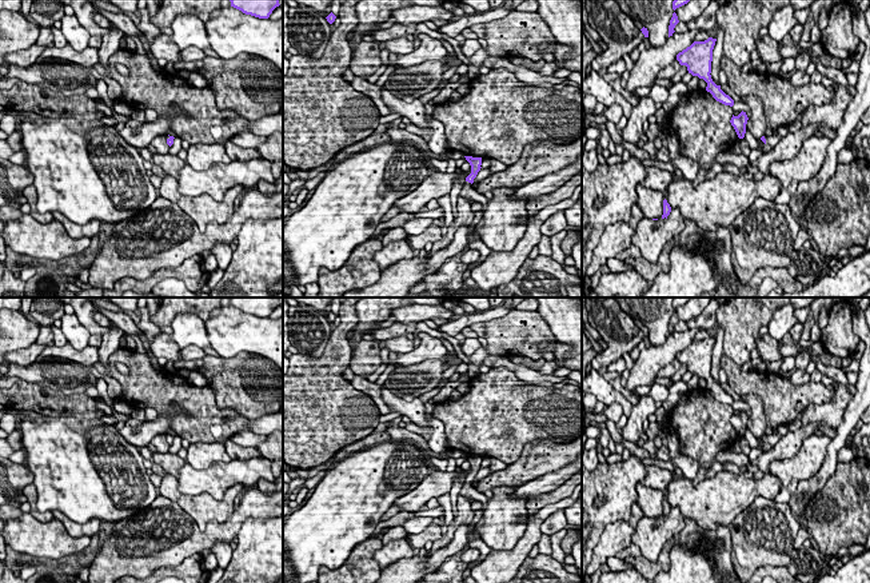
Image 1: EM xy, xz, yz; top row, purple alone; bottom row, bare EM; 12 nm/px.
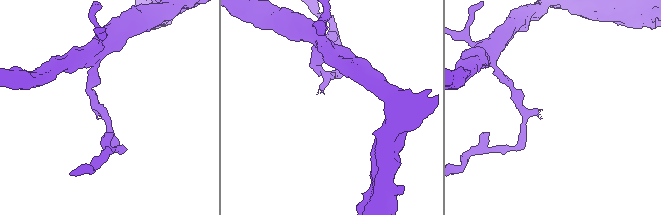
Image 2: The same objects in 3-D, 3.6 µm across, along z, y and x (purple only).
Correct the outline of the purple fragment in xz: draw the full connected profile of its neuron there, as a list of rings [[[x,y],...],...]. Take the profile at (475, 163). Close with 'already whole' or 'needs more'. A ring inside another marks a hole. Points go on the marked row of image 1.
[[[464,156],[466,160],[471,165],[471,173],[466,177],[466,181],[474,183],[474,179],[476,177],[478,172],[480,171],[482,165],[482,157],[472,157],[472,156]]]; already whole

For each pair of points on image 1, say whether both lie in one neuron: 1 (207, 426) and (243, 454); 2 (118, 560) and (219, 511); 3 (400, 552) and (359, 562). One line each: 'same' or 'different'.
1: different
2: different
3: same

